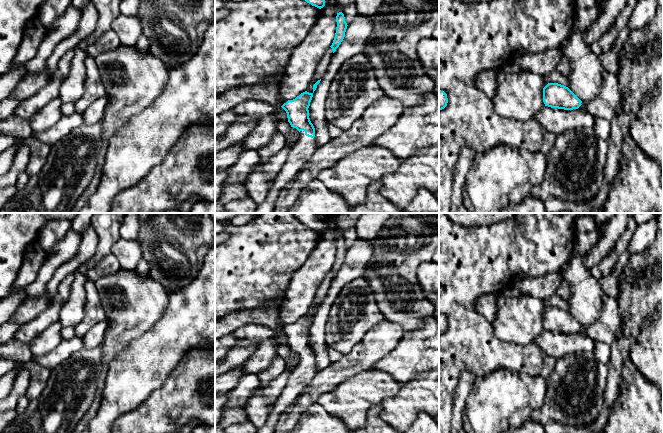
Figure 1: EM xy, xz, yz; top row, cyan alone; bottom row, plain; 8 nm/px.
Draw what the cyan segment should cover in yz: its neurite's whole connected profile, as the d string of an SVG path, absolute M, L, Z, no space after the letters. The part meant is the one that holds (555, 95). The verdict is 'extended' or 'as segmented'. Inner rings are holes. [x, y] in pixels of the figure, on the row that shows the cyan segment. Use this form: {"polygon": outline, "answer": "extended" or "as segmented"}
{"polygon": "M606 70L603 72L598 96L588 102L582 102L568 87L558 83L548 83L543 88L545 106L564 110L573 110L584 106L592 116L608 122L617 114L622 100L623 95L616 75Z", "answer": "extended"}

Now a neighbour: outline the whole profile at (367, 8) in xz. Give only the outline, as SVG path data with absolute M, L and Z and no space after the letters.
M356 0L358 15L363 17L373 17L385 0Z

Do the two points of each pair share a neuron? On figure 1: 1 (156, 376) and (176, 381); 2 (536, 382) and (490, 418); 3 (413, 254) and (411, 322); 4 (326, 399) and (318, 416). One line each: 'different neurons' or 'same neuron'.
1: different neurons
2: same neuron
3: same neuron
4: different neurons

